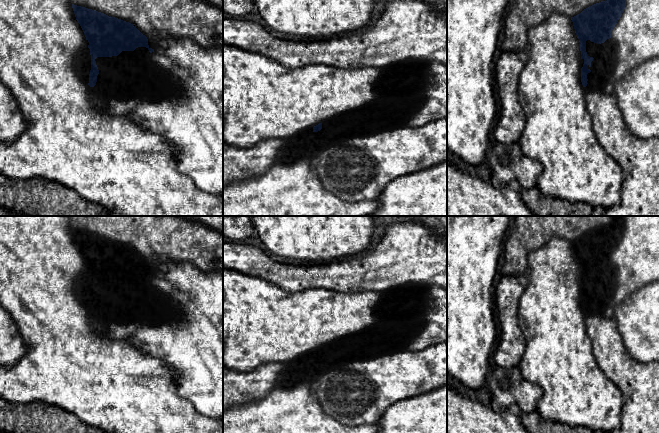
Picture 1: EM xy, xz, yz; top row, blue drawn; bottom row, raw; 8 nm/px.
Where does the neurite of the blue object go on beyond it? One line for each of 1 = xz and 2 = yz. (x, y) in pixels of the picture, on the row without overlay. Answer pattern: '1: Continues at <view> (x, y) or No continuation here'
1: No continuation here
2: No continuation here

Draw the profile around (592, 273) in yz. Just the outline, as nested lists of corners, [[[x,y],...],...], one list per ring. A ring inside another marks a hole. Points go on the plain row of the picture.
[[[611,262],[601,268],[587,264],[586,276],[588,280],[594,283],[591,289],[588,289],[588,293],[590,293],[591,296],[587,298],[588,308],[584,311],[584,314],[585,316],[605,316],[613,305],[617,289],[617,269]]]

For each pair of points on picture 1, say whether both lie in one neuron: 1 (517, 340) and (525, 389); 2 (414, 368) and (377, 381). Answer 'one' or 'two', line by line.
1: one
2: one

